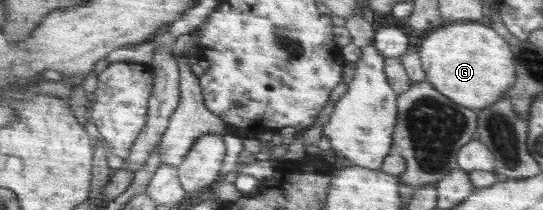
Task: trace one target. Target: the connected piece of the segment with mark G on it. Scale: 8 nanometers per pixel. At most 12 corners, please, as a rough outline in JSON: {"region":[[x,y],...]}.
{"region":[[486,21],[431,30],[427,82],[460,106],[495,103],[516,57]]}

